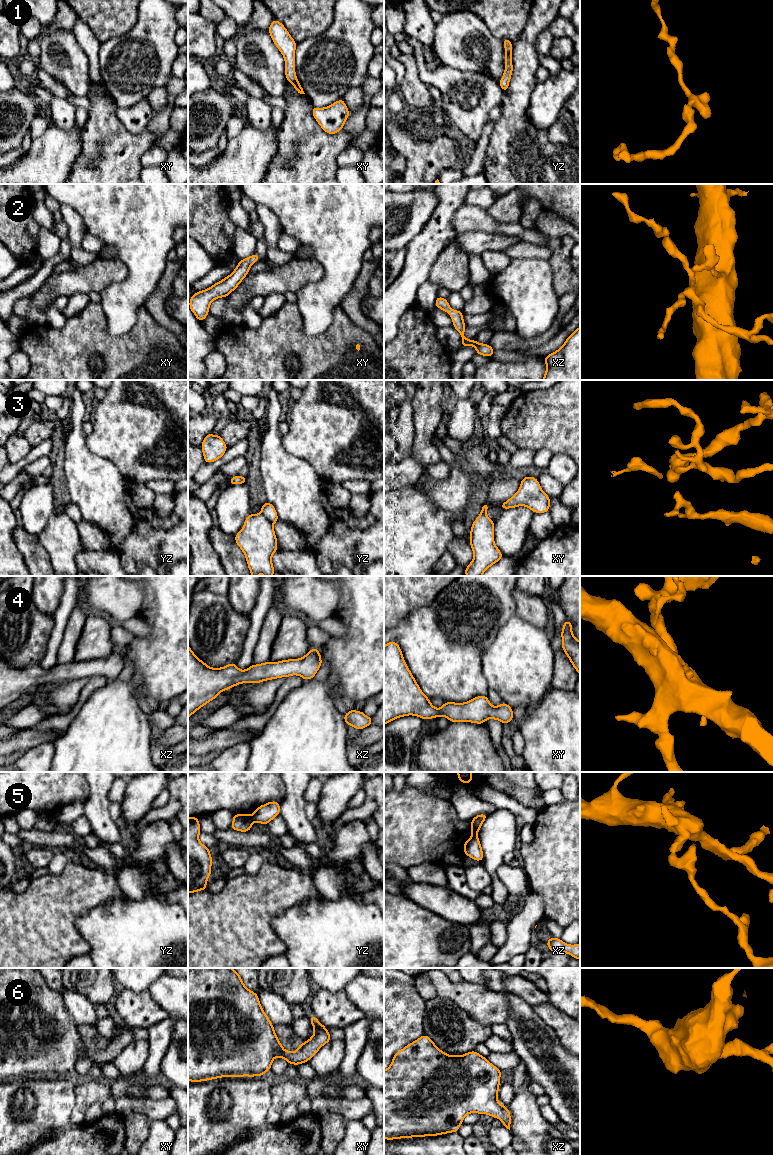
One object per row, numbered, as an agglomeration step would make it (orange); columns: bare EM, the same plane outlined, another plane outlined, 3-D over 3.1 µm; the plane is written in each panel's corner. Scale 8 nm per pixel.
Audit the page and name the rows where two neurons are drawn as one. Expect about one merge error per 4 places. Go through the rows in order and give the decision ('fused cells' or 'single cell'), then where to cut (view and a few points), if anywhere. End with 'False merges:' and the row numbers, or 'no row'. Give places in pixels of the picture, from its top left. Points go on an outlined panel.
1: single cell; cut none
2: single cell; cut none
3: fused cells; cut yz (260, 513), (272, 524)
4: single cell; cut none
5: fused cells; cut yz (250, 815), (254, 820)
6: single cell; cut none
False merges: 3, 5

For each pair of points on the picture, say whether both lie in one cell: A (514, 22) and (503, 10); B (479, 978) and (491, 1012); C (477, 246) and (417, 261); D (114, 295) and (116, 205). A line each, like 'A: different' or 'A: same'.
A: same
B: different
C: different
D: same

